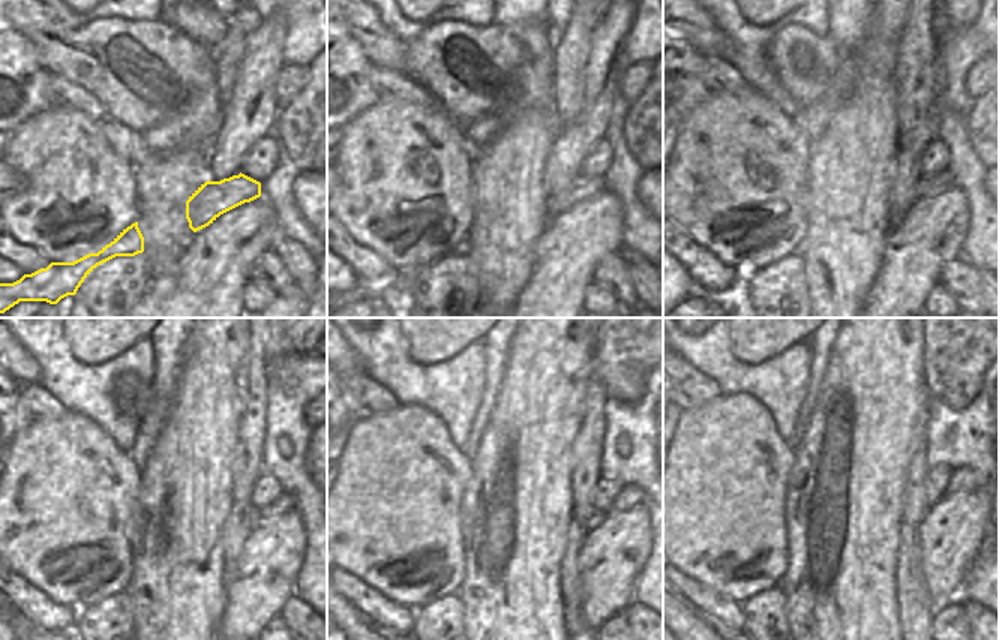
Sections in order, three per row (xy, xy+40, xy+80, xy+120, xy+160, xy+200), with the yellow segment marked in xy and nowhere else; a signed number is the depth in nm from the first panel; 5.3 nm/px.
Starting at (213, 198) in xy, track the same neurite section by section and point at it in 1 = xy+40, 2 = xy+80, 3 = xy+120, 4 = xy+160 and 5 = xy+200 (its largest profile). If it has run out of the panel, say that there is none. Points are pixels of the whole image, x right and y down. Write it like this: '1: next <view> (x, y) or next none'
1: next xy+40 (581, 189)
2: next xy+80 (927, 186)
3: next xy+120 (261, 517)
4: next xy+160 (630, 495)
5: next xy+200 (962, 480)

